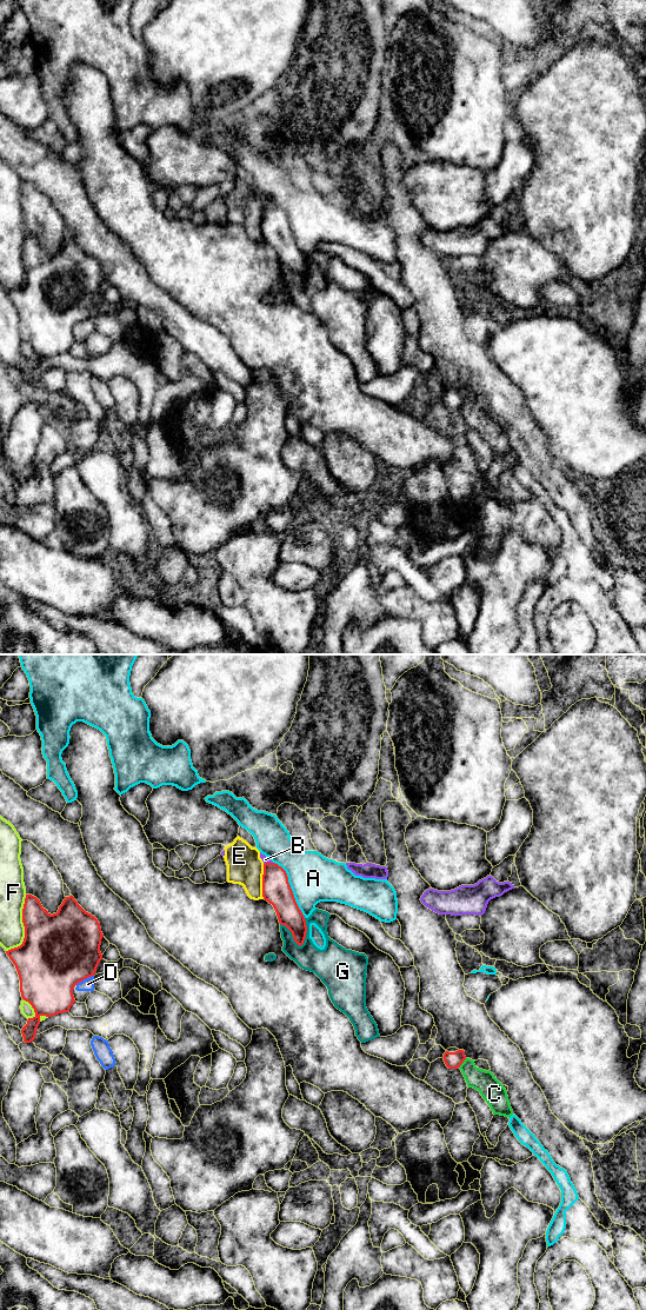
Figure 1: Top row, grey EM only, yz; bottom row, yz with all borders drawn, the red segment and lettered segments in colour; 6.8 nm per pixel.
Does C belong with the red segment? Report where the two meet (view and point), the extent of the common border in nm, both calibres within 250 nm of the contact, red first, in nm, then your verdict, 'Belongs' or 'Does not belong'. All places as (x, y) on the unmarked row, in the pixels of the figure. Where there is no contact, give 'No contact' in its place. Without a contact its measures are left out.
Touches red at yz (463, 403). Shared border 90 nm. Thickness 110 nm (red) against 150 nm. Does not belong

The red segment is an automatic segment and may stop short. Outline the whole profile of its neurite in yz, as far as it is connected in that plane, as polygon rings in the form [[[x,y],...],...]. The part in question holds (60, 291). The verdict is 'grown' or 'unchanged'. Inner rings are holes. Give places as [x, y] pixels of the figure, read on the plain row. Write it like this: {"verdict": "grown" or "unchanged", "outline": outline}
{"verdict": "unchanged", "outline": [[[26,235],[22,264],[25,267],[22,285],[6,294],[18,312],[21,338],[32,346],[35,353],[35,357],[28,359],[21,371],[24,383],[31,384],[36,377],[40,358],[68,353],[75,343],[74,327],[94,317],[102,300],[100,286],[104,275],[98,260],[86,253],[73,237],[66,238],[58,253],[51,255],[36,238]]]}

